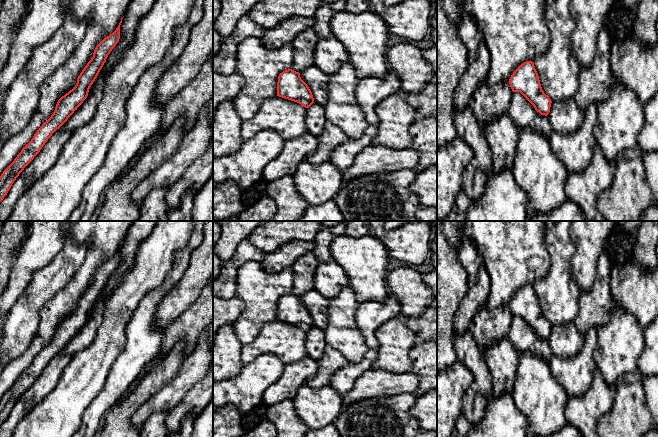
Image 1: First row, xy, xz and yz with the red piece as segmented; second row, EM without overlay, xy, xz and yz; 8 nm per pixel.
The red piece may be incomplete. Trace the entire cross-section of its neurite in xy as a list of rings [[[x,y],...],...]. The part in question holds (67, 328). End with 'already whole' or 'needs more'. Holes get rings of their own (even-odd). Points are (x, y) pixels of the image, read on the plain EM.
[[[76,221],[73,239],[87,246],[85,260],[69,283],[41,309],[38,330],[31,344],[18,358],[8,363],[0,374],[0,426],[24,392],[75,334],[87,322],[89,313],[112,273],[120,263],[120,249],[132,221]]]; needs more

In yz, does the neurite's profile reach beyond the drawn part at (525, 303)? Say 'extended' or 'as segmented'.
extended

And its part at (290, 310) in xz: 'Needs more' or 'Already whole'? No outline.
Needs more

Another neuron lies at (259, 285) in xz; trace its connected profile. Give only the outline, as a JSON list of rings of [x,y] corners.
[[[292,241],[277,250],[266,253],[262,262],[250,261],[239,270],[236,279],[236,297],[245,304],[240,317],[232,324],[238,340],[244,345],[253,342],[262,328],[269,322],[277,320],[278,300],[291,292],[294,272],[291,267],[304,254],[312,253],[315,243]]]

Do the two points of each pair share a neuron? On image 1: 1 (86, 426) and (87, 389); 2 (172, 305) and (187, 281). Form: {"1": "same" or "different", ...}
{"1": "different", "2": "same"}

